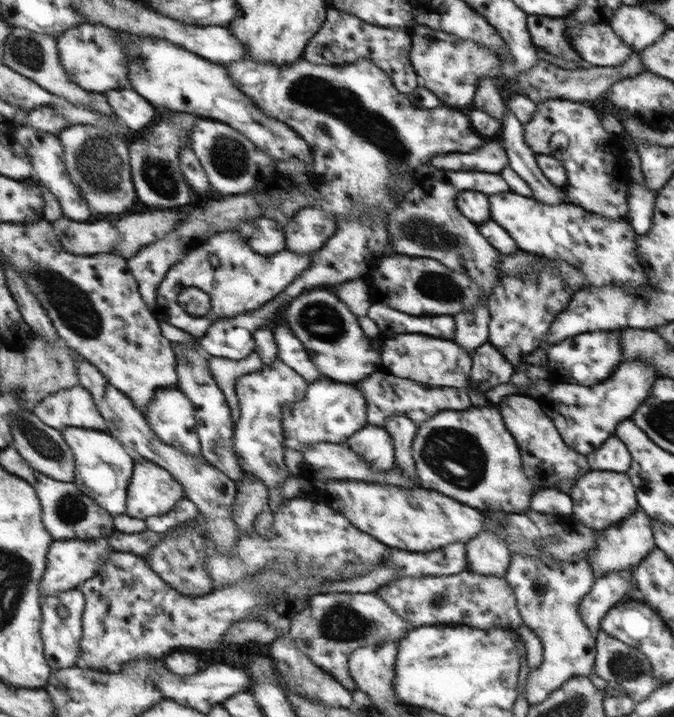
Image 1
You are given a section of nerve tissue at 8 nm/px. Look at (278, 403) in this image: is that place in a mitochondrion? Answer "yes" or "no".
no

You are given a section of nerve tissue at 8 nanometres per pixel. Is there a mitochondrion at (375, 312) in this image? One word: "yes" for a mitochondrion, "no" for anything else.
no

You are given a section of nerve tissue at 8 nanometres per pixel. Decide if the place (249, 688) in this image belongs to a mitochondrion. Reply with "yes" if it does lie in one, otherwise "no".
no

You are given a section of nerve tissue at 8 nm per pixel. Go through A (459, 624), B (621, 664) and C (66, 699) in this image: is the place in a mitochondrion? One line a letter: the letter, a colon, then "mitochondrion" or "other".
A: other
B: mitochondrion
C: other

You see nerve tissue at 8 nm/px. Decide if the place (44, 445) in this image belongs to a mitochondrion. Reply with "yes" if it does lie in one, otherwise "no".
yes

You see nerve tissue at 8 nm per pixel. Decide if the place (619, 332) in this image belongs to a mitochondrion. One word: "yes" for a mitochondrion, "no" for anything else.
no

